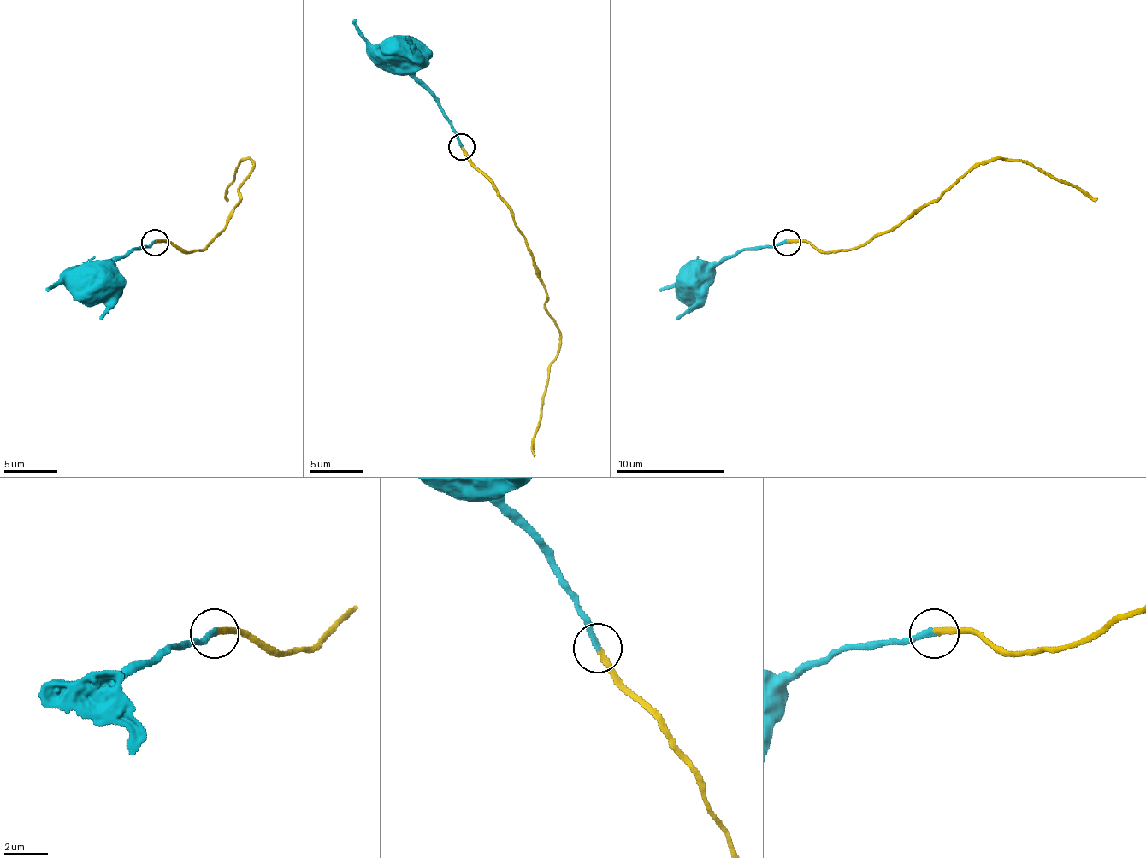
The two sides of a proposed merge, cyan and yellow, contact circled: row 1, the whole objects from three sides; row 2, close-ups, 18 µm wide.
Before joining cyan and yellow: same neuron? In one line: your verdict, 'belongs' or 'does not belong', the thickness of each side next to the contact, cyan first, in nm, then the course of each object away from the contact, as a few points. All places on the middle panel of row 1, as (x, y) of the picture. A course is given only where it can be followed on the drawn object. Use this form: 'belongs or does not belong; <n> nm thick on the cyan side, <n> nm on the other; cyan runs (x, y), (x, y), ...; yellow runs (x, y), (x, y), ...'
belongs; 280 nm thick on the cyan side, 240 nm on the other; cyan runs (461, 147), (458, 132), (440, 99), (415, 75), (407, 54); yellow runs (461, 147), (490, 182), (509, 212), (546, 292), (546, 311), (560, 341), (534, 440), (536, 456)

